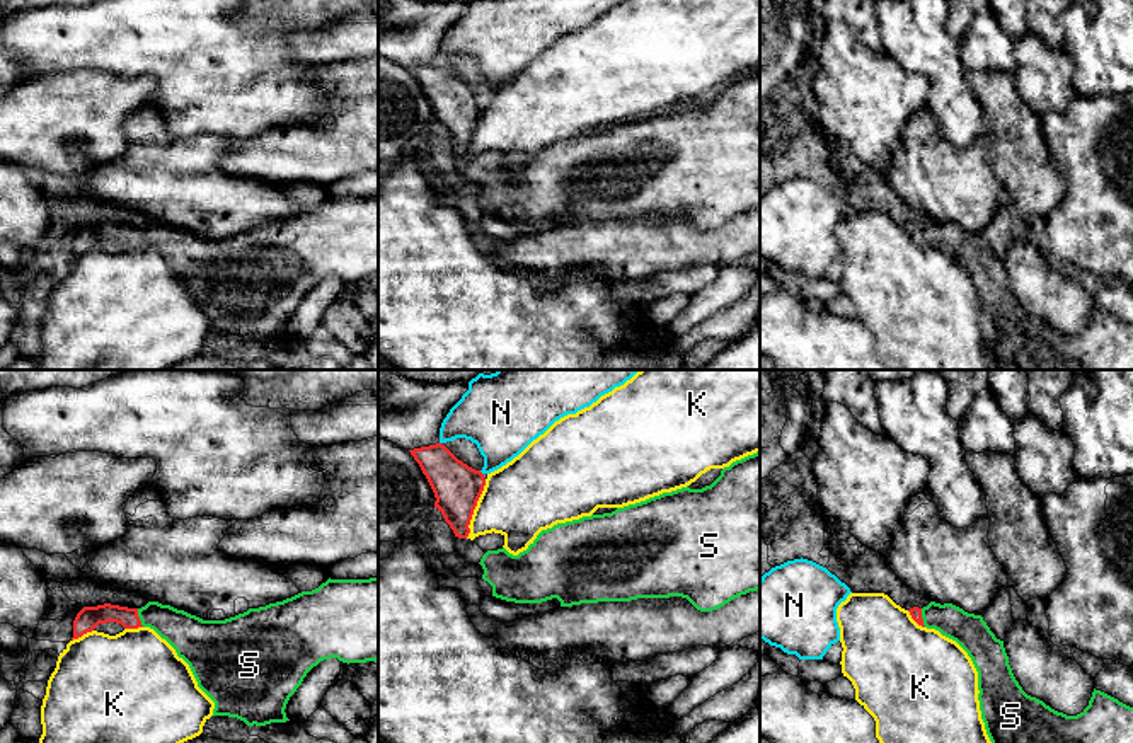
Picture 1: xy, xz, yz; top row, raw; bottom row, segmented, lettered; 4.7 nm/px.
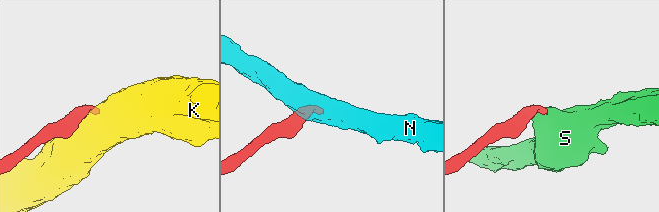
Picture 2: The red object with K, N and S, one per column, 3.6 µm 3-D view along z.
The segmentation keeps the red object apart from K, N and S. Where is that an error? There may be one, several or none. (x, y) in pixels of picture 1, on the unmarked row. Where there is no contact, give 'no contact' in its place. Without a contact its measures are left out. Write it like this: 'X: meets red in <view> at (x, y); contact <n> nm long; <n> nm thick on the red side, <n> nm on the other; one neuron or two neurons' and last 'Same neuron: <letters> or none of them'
K: meets red in xz at (474, 126); contact 300 nm long; 220 nm thick on the red side, 360 nm on the other; two neurons
N: meets red in xz at (481, 91); contact 30 nm long; 220 nm thick on the red side, 300 nm on the other; two neurons
S: meets red in xy at (138, 236); contact 90 nm long; 110 nm thick on the red side, 190 nm on the other; one neuron
Same neuron: S

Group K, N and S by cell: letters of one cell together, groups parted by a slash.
K / N / S

